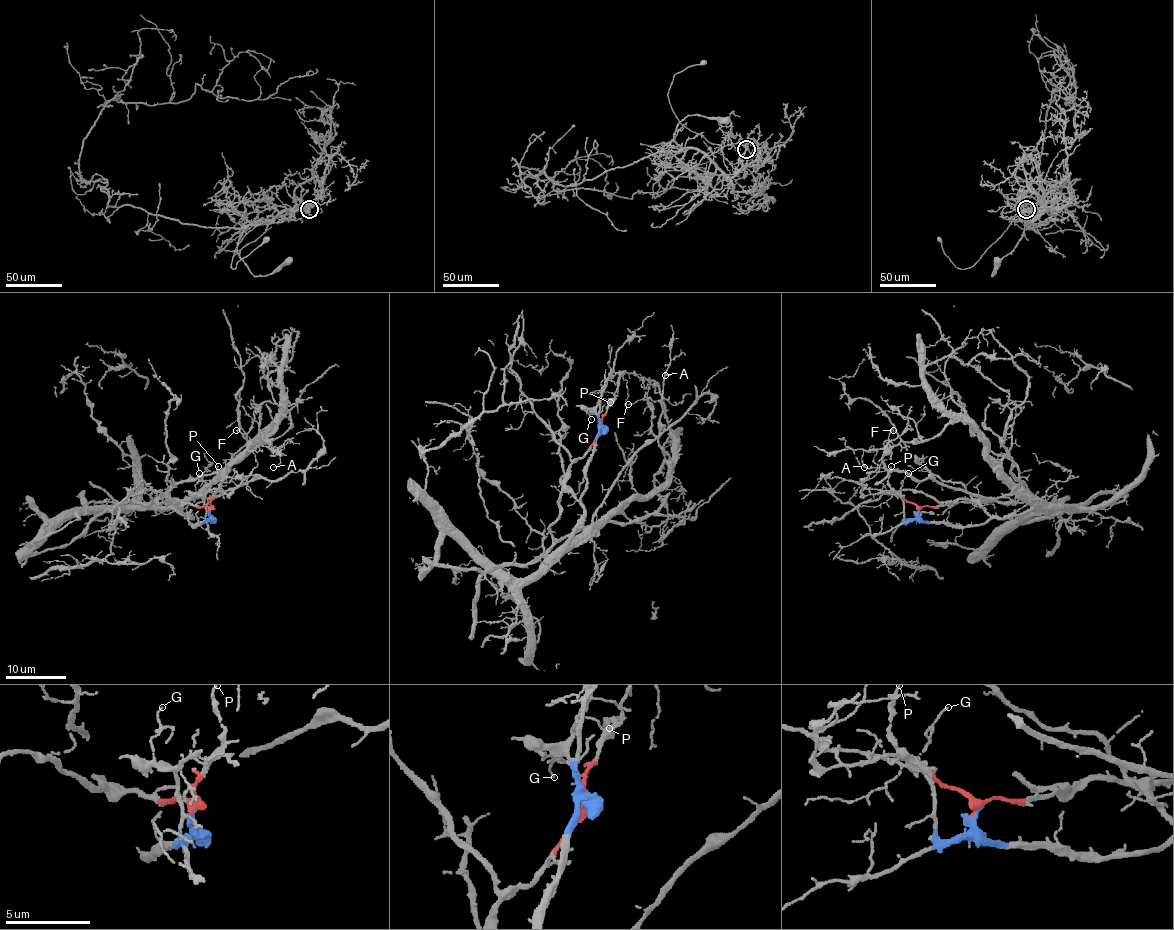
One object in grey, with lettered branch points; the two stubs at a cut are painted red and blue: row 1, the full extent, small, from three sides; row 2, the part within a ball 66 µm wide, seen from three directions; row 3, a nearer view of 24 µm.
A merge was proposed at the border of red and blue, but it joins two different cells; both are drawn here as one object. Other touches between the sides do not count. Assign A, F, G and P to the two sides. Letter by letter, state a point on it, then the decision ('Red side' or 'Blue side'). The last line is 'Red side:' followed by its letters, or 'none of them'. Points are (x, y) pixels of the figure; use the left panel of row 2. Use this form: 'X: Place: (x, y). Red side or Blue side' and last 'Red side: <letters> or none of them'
A: Place: (273, 467). Blue side
F: Place: (236, 430). Blue side
G: Place: (199, 473). Blue side
P: Place: (218, 466). Red side
Red side: P

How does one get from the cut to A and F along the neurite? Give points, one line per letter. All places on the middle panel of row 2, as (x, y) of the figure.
A: (602, 430), (574, 537), (591, 537), (633, 498), (651, 495), (668, 479), (660, 398), (673, 372), (665, 375)
F: (602, 430), (574, 537), (591, 537), (668, 479), (662, 405), (627, 404)

